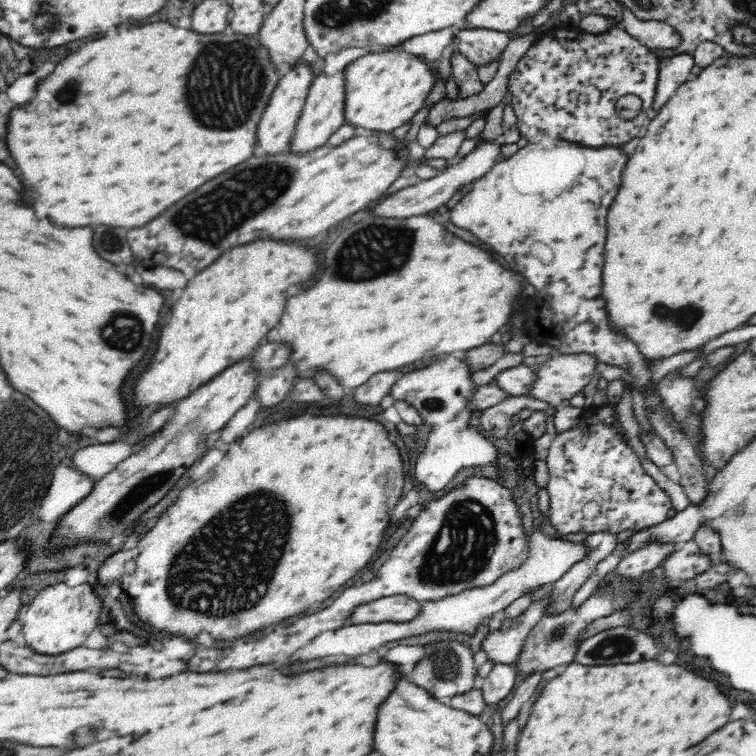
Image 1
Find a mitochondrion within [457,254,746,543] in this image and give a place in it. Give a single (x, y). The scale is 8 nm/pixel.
(691, 313)

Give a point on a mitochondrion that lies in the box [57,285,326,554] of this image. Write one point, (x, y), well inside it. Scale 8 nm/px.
(123, 329)

